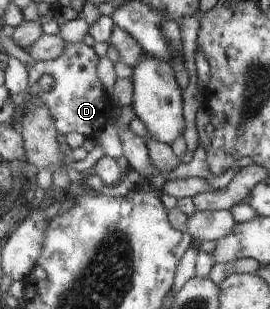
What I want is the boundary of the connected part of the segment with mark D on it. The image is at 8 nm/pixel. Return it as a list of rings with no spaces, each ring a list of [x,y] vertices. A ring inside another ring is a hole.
[[[83,40],[77,43],[66,43],[64,50],[54,60],[33,60],[33,73],[29,82],[27,99],[37,96],[42,99],[42,104],[50,111],[54,126],[61,135],[67,133],[82,133],[86,138],[99,134],[114,115],[115,106],[103,90],[103,85],[97,76],[97,57],[91,46]],[[43,75],[51,75],[55,79],[55,86],[50,90],[43,90],[39,86],[39,79]]]

